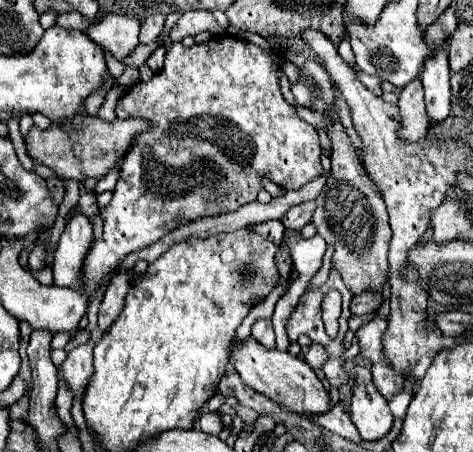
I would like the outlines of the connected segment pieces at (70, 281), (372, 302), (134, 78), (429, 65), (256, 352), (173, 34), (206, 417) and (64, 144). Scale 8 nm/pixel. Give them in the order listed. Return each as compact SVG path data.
M78 206L70 208L70 218L58 240L54 260L54 284L80 288L80 270L86 250L92 242L92 222L88 216L78 212Z
M364 292L364 294L358 294L358 296L352 298L352 302L350 302L350 312L352 312L354 316L366 316L366 314L378 310L380 302L382 302L380 296L376 296L376 294L372 294L372 292Z
M127 67L122 76L116 80L117 84L124 87L131 87L139 81L139 70L138 68Z
M446 48L424 62L422 86L426 94L426 112L432 122L444 122L450 116L450 66Z
M248 338L242 346L232 346L232 356L230 356L236 372L256 392L268 396L272 402L278 406L296 412L300 416L312 418L314 414L326 414L332 408L332 400L328 396L328 390L324 388L322 380L316 376L316 372L308 366L306 360L296 358L288 352L280 350L266 350L260 346L256 340Z
M190 10L190 12L184 12L180 20L174 24L174 28L170 30L170 40L182 40L186 36L196 36L198 32L204 32L204 30L220 34L220 26L216 24L210 12Z
M203 412L198 420L198 428L204 433L217 436L223 429L222 416L218 412Z
M82 114L76 116L76 120L72 122L64 122L64 124L52 124L48 130L38 130L36 126L30 130L30 134L26 136L26 146L28 146L28 154L44 164L50 166L62 180L78 180L84 182L86 178L104 178L110 170L118 168L118 164L124 160L126 152L132 148L134 138L140 132L150 130L152 124L148 120L142 118L128 118L128 120L114 120L114 122L106 122L100 120L98 116L90 116L90 114Z

